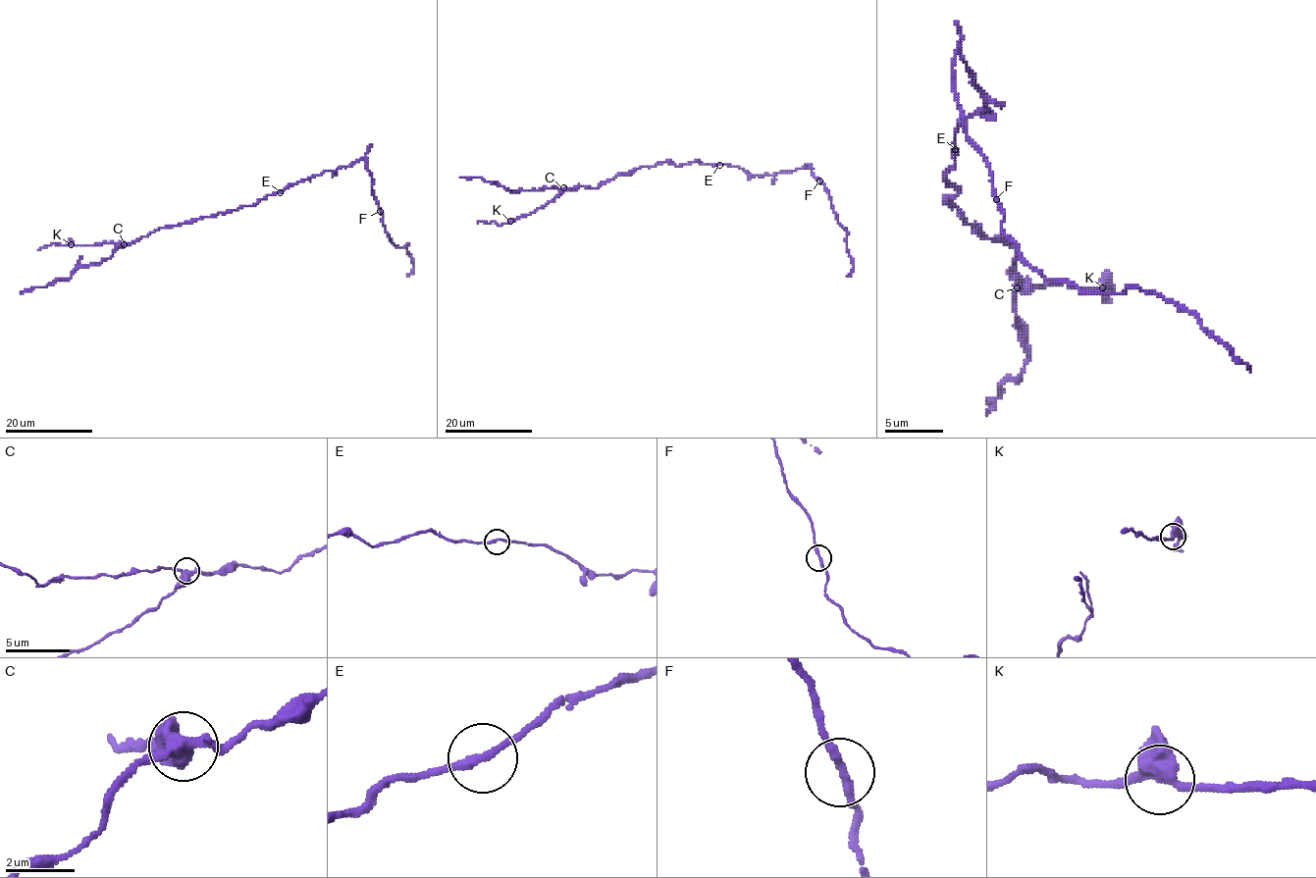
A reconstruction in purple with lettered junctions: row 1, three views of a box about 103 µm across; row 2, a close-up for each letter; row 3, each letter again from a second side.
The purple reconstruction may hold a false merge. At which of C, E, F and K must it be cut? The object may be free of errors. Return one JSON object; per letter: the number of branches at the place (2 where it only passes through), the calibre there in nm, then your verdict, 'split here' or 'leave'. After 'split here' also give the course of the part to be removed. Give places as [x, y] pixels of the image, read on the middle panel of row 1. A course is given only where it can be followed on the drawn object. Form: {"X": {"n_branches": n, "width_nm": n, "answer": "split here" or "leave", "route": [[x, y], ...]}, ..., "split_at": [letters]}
{"C": {"n_branches": 3, "width_nm": 360, "answer": "split here", "route": [[562, 187], [519, 189], [513, 193], [480, 178], [460, 177]]}, "E": {"n_branches": 2, "width_nm": 220, "answer": "leave"}, "F": {"n_branches": 2, "width_nm": 240, "answer": "leave"}, "K": {"n_branches": 3, "width_nm": 380, "answer": "leave"}, "split_at": ["C"]}

